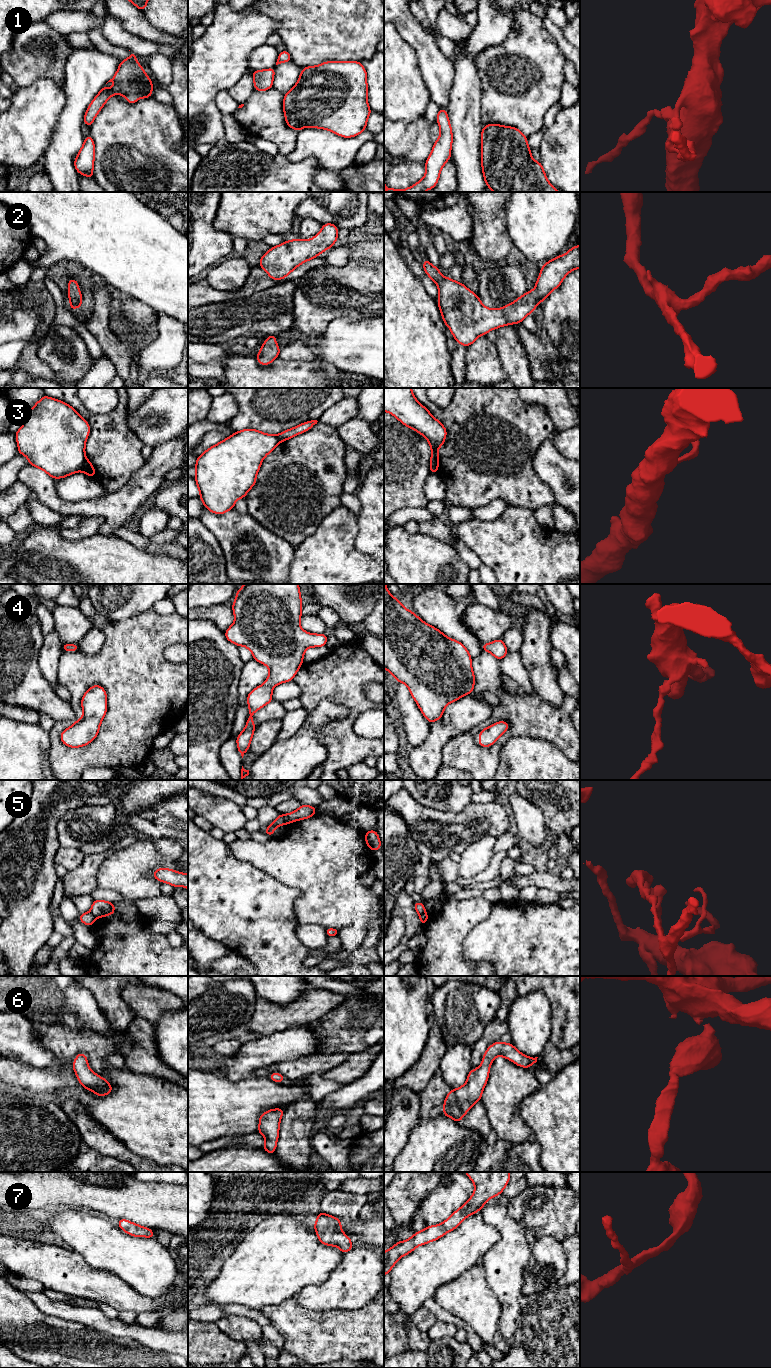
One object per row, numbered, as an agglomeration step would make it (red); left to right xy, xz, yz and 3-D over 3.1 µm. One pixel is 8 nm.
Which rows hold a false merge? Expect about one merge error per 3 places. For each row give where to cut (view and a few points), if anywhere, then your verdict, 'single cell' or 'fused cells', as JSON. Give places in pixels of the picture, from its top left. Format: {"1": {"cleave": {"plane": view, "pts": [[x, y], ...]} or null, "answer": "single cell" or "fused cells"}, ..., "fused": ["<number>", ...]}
{"1": {"cleave": null, "answer": "single cell"}, "2": {"cleave": null, "answer": "single cell"}, "3": {"cleave": {"plane": "xy", "pts": [[86, 458], [79, 470]]}, "answer": "fused cells"}, "4": {"cleave": null, "answer": "single cell"}, "5": {"cleave": {"plane": "xz", "pts": [[286, 815], [289, 822]]}, "answer": "fused cells"}, "6": {"cleave": null, "answer": "single cell"}, "7": {"cleave": null, "answer": "single cell"}, "fused": ["3", "5"]}

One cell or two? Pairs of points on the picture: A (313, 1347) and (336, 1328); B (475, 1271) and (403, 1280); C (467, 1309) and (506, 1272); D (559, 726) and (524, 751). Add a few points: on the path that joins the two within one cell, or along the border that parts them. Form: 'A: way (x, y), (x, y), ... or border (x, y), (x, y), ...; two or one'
A: way (319, 1341), (330, 1332); one
B: border (479, 1262), (443, 1285); two
C: border (482, 1266), (485, 1280), (497, 1296), (501, 1309); two
D: border (519, 736), (544, 738), (552, 742), (562, 752); two

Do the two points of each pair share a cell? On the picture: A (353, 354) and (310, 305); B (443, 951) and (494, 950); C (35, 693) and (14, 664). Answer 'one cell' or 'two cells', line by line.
A: two cells
B: two cells
C: one cell

